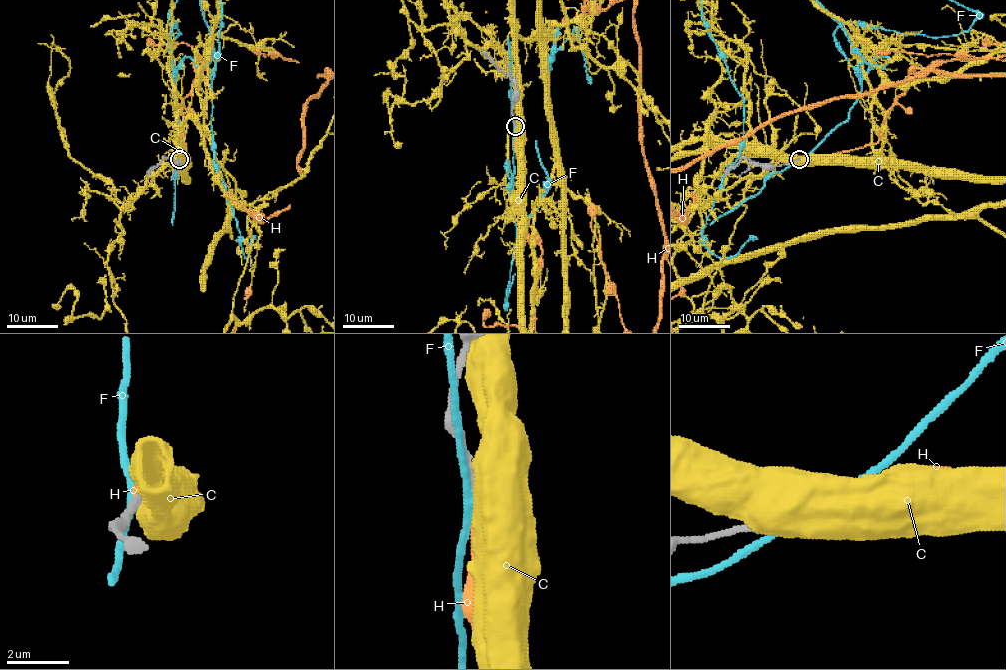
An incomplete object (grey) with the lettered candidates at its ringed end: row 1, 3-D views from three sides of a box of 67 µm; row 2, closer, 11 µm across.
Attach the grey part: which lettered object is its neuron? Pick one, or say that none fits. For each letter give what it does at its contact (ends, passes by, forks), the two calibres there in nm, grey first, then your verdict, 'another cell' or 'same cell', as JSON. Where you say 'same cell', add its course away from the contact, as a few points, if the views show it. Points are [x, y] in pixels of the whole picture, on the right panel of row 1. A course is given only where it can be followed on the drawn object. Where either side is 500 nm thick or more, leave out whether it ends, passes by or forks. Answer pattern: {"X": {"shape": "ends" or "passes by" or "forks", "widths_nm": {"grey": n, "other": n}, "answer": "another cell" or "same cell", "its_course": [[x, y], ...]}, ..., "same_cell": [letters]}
{"C": {"widths_nm": {"grey": 320, "other": 750}, "answer": "another cell"}, "F": {"shape": "passes by", "widths_nm": {"grey": 340, "other": 220}, "answer": "another cell"}, "H": {"shape": "ends", "widths_nm": {"grey": 260, "other": 220}, "answer": "same cell"}, "same_cell": ["H"]}

